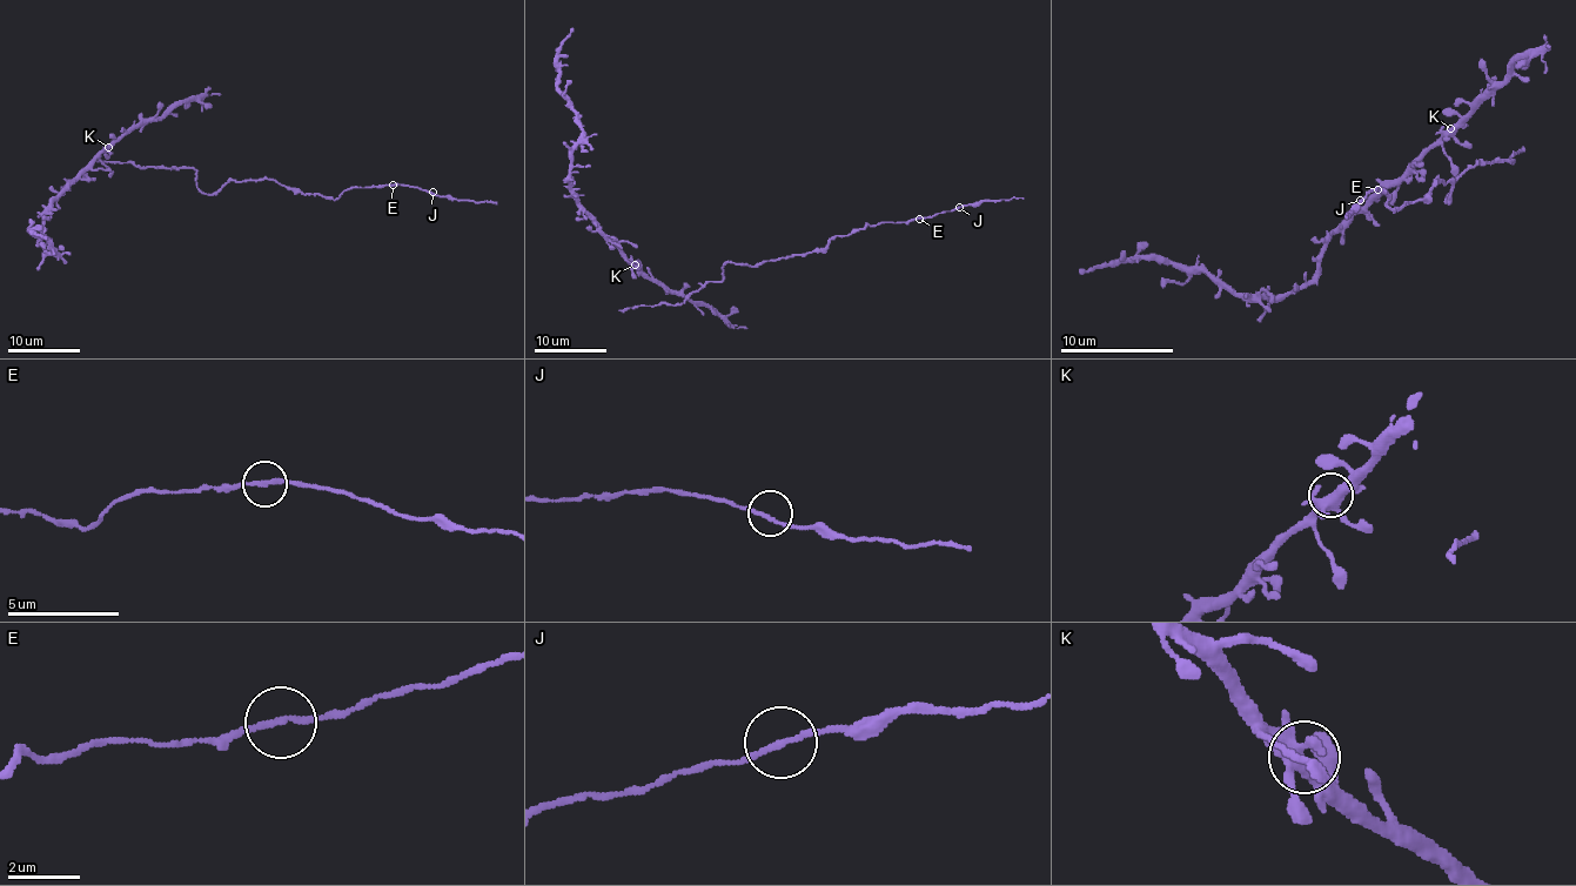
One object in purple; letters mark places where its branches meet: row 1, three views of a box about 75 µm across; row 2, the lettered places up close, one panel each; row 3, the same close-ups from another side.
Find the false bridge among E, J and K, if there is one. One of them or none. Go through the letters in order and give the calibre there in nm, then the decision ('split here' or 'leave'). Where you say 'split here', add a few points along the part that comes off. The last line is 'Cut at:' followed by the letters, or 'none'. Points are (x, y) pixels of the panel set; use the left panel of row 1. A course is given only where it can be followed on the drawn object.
E: 160 nm thick; leave
J: 160 nm thick; leave
K: 400 nm thick; leave
Cut at: none

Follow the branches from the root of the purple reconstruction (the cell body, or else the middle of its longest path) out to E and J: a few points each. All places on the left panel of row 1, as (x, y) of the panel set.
E: (156, 167), (194, 168), (196, 186), (206, 194), (230, 181), (256, 179), (333, 199), (351, 188), (393, 185)
J: (156, 167), (194, 168), (206, 194), (256, 179), (333, 199), (386, 185), (433, 192)

